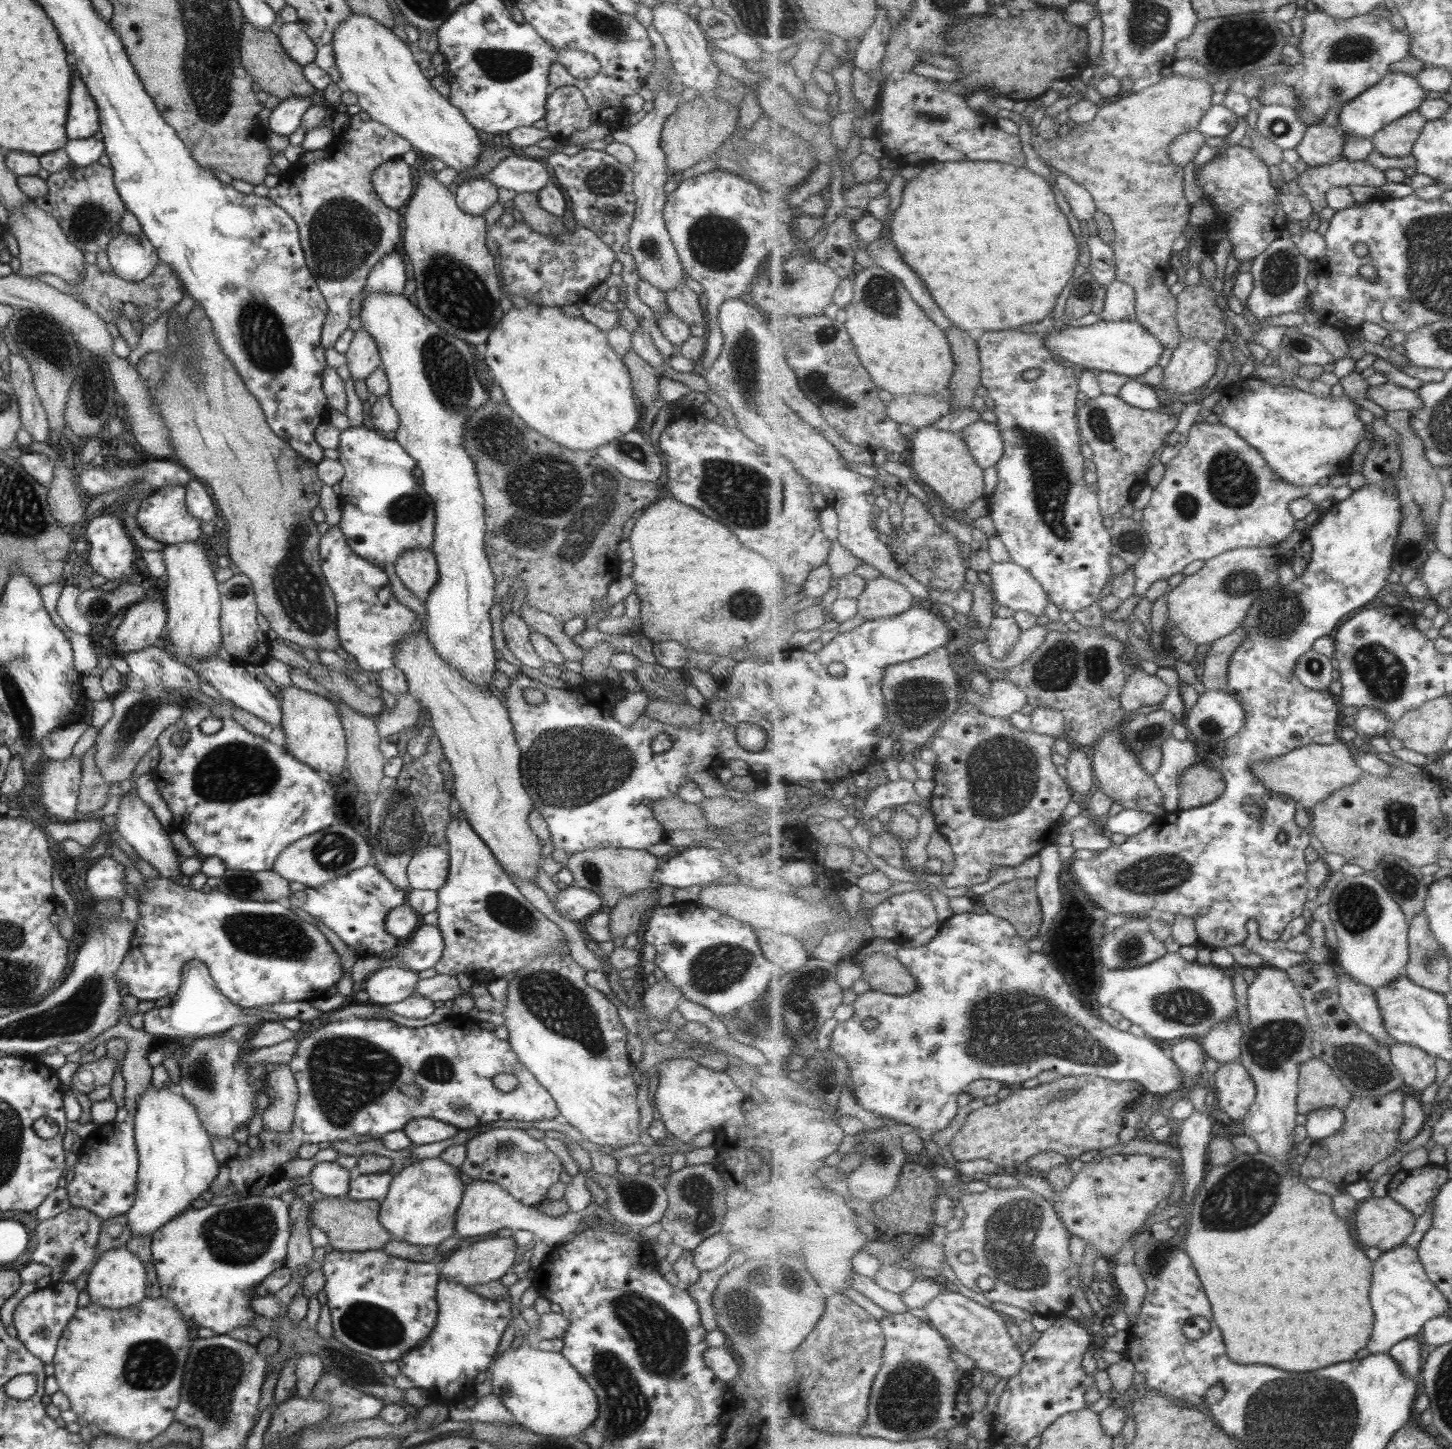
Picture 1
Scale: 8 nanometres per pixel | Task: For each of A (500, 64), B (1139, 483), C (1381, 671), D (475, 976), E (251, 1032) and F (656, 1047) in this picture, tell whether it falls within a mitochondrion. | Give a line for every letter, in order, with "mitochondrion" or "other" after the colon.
A: mitochondrion
B: other
C: mitochondrion
D: other
E: other
F: other

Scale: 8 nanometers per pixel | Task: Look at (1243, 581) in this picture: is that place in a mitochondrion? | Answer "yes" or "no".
yes

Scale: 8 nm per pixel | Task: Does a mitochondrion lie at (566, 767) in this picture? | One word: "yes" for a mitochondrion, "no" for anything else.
yes

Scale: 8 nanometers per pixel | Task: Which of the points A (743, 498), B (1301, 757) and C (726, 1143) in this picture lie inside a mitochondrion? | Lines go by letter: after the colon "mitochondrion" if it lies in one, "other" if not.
A: mitochondrion
B: other
C: other

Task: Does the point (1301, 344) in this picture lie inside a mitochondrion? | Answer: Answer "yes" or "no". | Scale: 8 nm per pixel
yes

